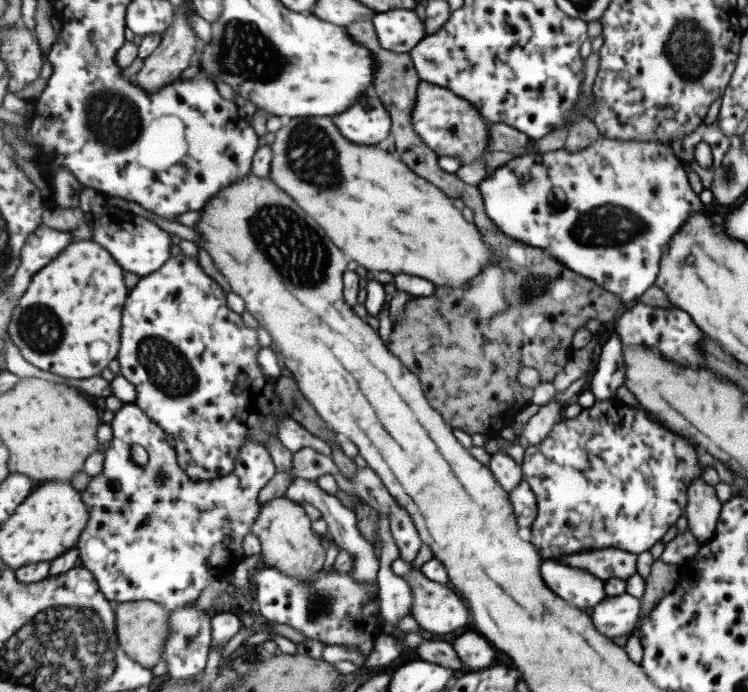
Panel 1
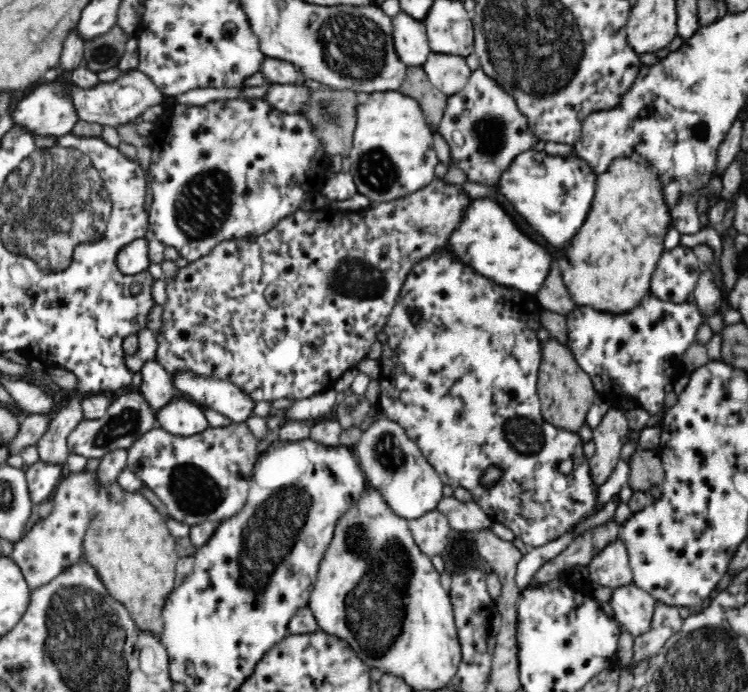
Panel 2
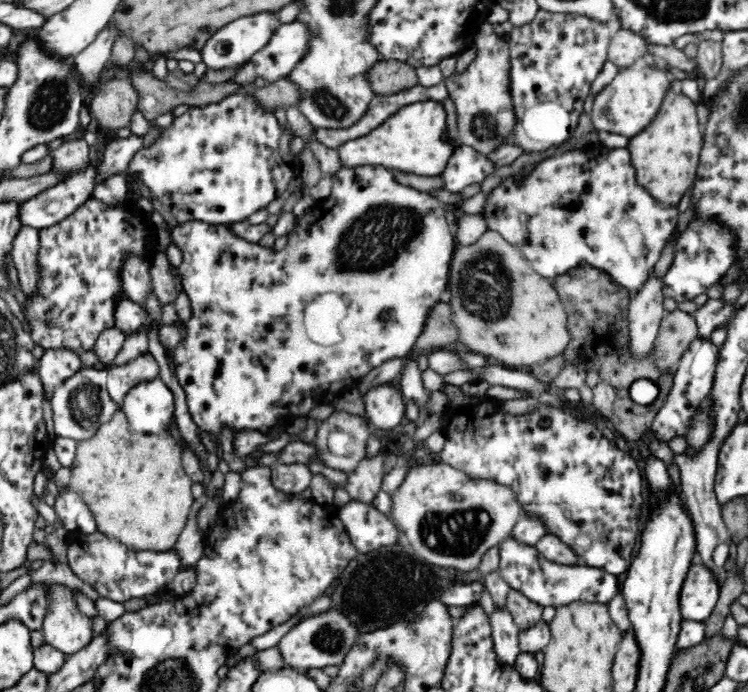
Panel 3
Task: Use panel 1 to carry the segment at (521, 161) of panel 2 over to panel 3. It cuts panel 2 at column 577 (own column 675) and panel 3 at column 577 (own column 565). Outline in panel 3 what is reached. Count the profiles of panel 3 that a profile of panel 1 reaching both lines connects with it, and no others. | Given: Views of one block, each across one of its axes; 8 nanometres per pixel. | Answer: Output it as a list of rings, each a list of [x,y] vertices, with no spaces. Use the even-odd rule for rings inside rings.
[[[604,148],[602,152],[588,152],[575,149],[564,154],[546,158],[528,168],[528,176],[520,182],[516,178],[506,178],[486,196],[486,204],[480,212],[488,225],[510,244],[522,250],[531,262],[532,268],[542,276],[552,280],[566,274],[583,263],[591,264],[607,272],[614,282],[625,286],[632,294],[642,288],[646,278],[653,272],[664,246],[674,235],[678,207],[664,206],[636,178],[636,167],[628,148]]]

